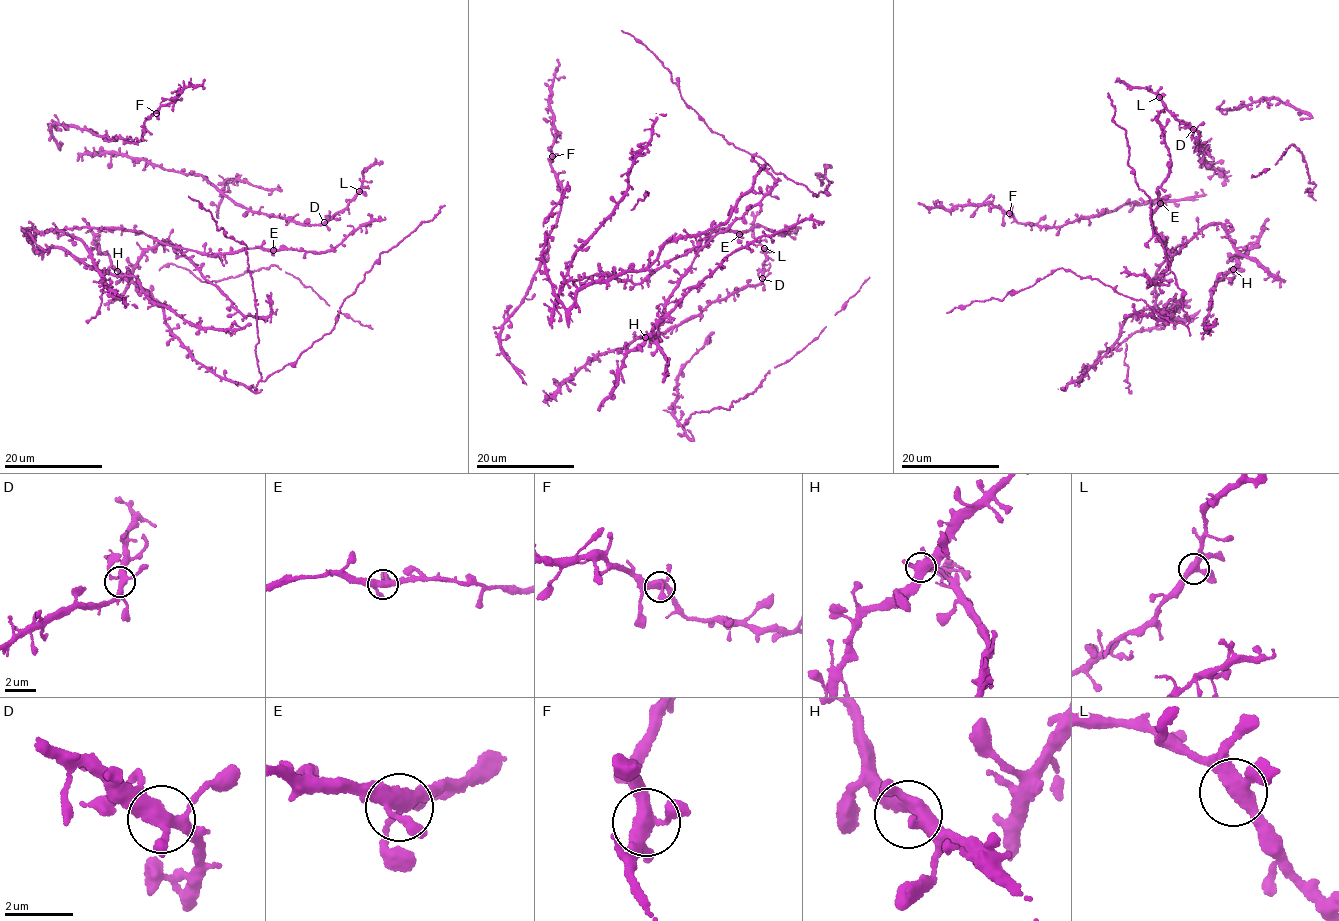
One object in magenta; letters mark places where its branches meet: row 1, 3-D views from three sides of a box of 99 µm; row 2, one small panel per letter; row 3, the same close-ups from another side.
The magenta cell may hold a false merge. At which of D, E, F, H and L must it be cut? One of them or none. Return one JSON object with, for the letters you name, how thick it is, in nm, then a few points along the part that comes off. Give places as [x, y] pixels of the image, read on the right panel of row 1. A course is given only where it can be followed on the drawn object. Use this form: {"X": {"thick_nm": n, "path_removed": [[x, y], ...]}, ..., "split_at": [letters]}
{"split_at": []}

